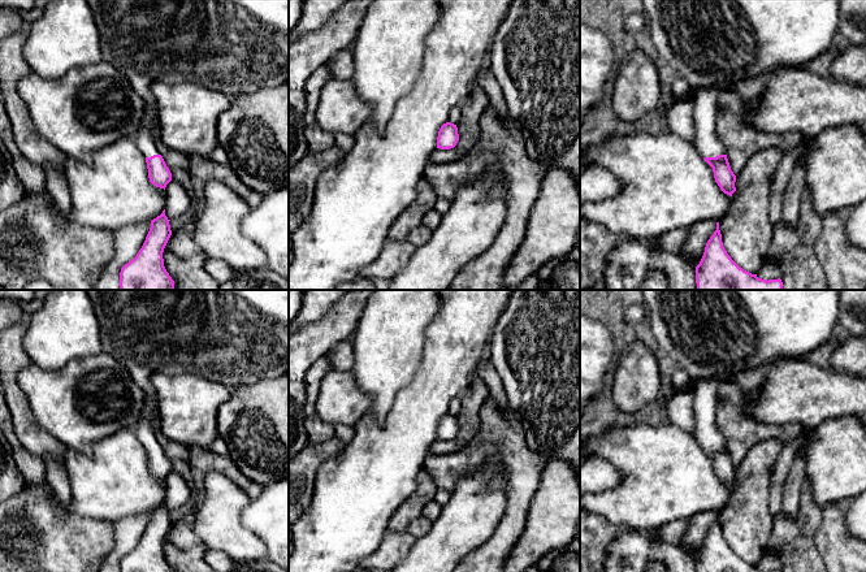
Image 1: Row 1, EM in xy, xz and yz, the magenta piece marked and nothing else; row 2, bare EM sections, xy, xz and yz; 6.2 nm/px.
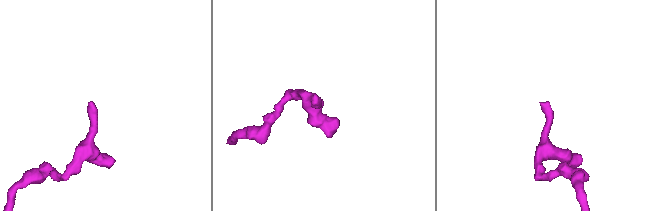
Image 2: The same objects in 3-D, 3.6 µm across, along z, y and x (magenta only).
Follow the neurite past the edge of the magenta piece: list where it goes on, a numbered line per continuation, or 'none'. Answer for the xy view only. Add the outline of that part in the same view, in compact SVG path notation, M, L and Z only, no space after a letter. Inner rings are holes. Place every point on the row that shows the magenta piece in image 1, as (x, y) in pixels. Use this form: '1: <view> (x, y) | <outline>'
1: xy (236, 47) | M87 0L87 3L99 30L103 61L121 72L134 91L146 101L144 117L135 135L135 143L146 157L160 155L152 133L153 121L159 116L156 100L151 92L153 82L195 83L218 91L229 99L252 94L265 87L289 83L289 0Z

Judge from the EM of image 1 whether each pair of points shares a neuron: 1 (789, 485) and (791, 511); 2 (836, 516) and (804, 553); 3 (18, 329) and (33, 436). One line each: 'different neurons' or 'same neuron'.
1: same neuron
2: different neurons
3: same neuron

